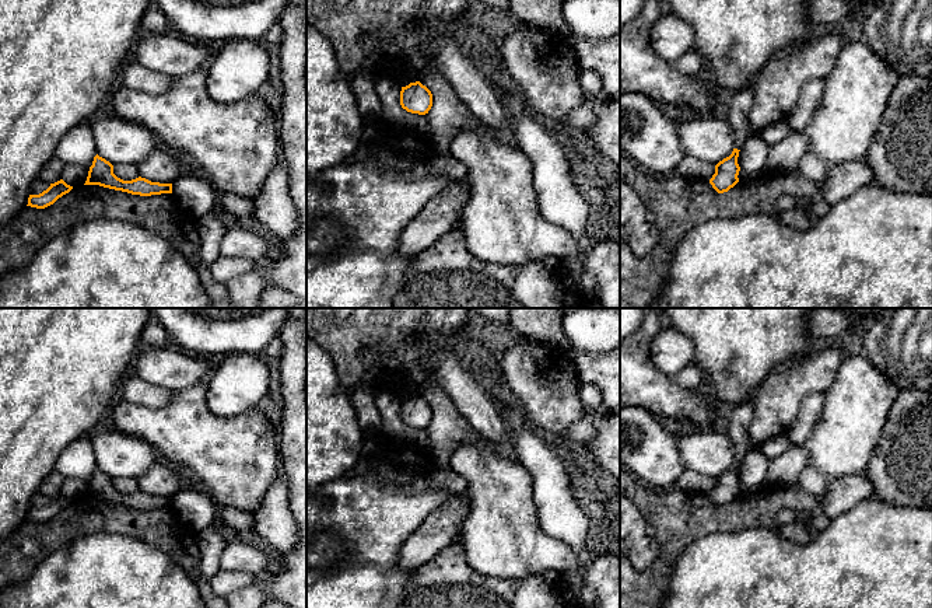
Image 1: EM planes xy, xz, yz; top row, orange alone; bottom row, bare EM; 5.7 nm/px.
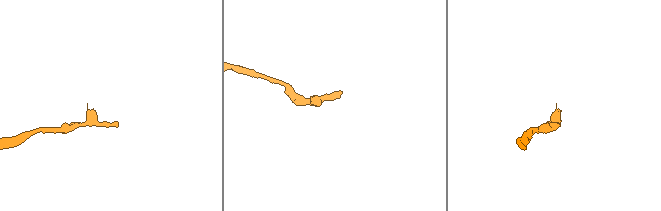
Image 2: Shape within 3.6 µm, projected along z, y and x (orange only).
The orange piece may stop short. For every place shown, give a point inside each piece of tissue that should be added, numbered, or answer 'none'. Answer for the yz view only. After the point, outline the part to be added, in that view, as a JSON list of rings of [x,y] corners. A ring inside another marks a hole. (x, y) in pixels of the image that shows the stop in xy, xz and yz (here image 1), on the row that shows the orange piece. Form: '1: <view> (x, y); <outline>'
1: yz (740, 105); [[[754,85],[739,92],[733,92],[729,102],[728,120],[735,132],[735,148],[740,150],[749,132],[749,115],[754,104]]]

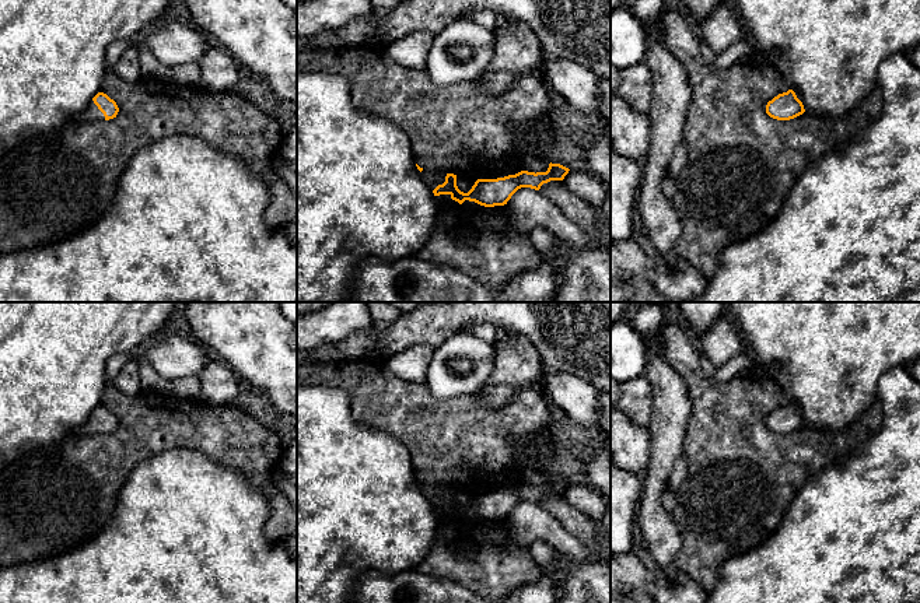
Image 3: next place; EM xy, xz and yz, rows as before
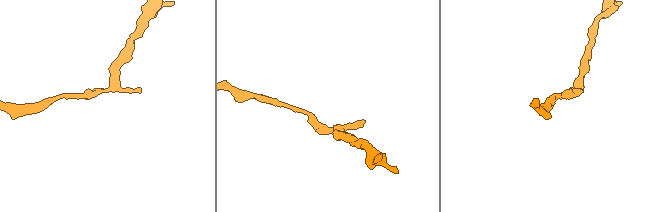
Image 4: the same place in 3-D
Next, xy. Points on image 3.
1: xy (91, 114); [[[94,101],[90,102],[90,105],[76,115],[73,118],[76,122],[97,122],[97,120],[105,120],[104,113],[98,109],[98,106],[94,104]]]

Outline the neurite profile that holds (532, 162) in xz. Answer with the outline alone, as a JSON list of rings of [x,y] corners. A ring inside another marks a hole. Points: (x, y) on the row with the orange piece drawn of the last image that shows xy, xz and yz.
[[[524,150],[522,165],[528,172],[546,172],[549,168],[549,159],[546,157],[538,155],[532,150]]]

